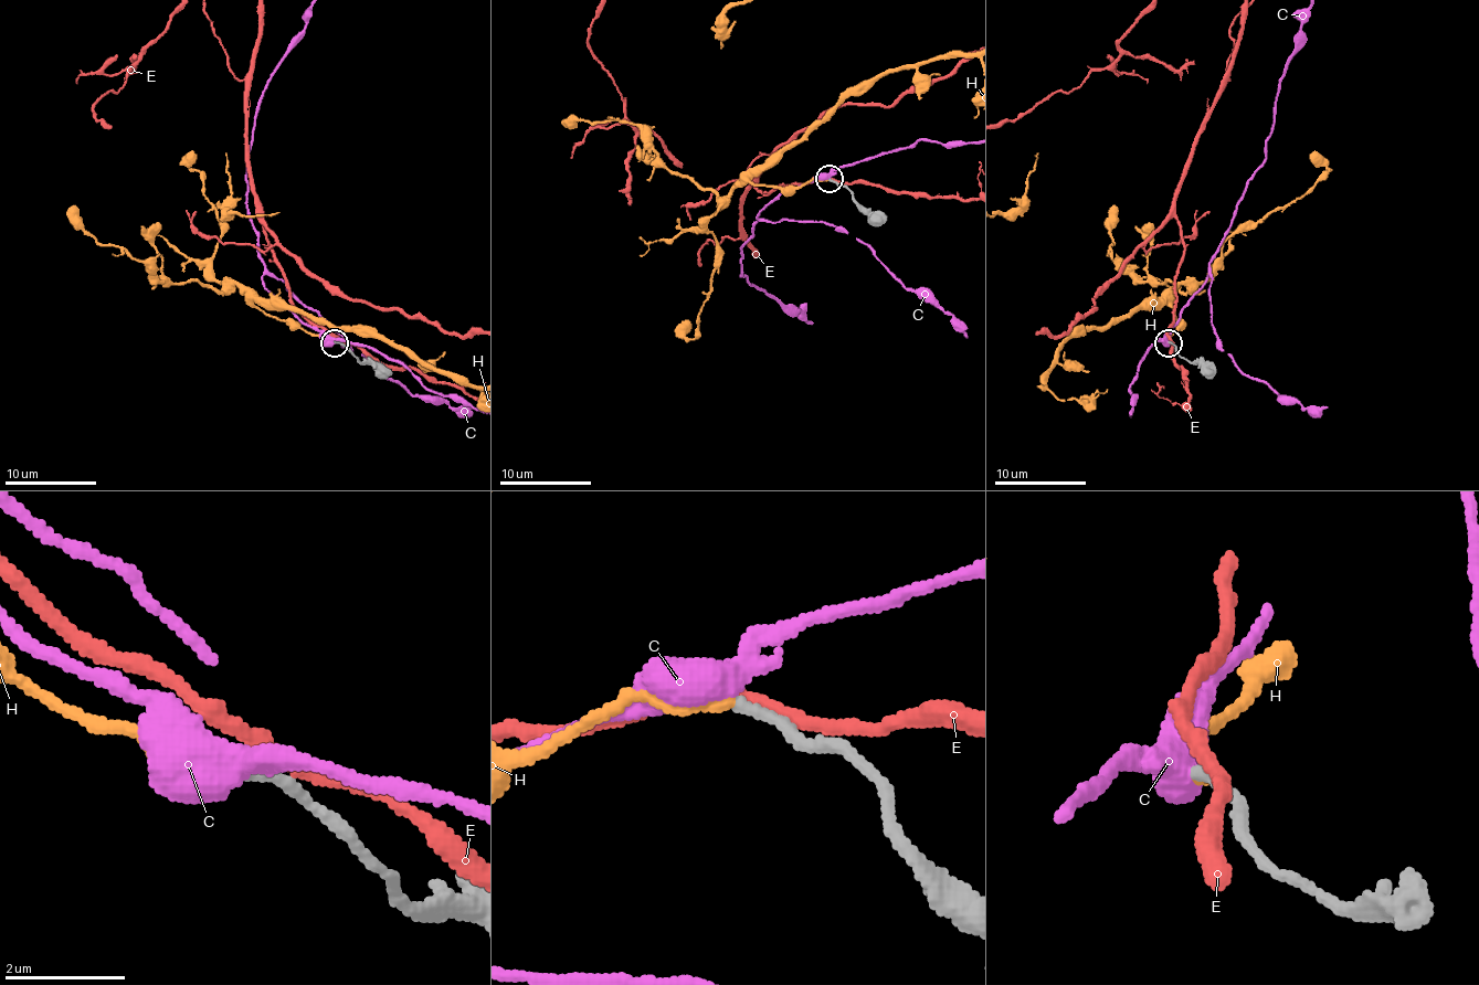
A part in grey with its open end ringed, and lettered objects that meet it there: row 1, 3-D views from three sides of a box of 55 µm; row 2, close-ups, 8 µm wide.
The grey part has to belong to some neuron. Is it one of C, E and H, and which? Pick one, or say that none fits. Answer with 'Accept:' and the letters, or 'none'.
Accept: H

